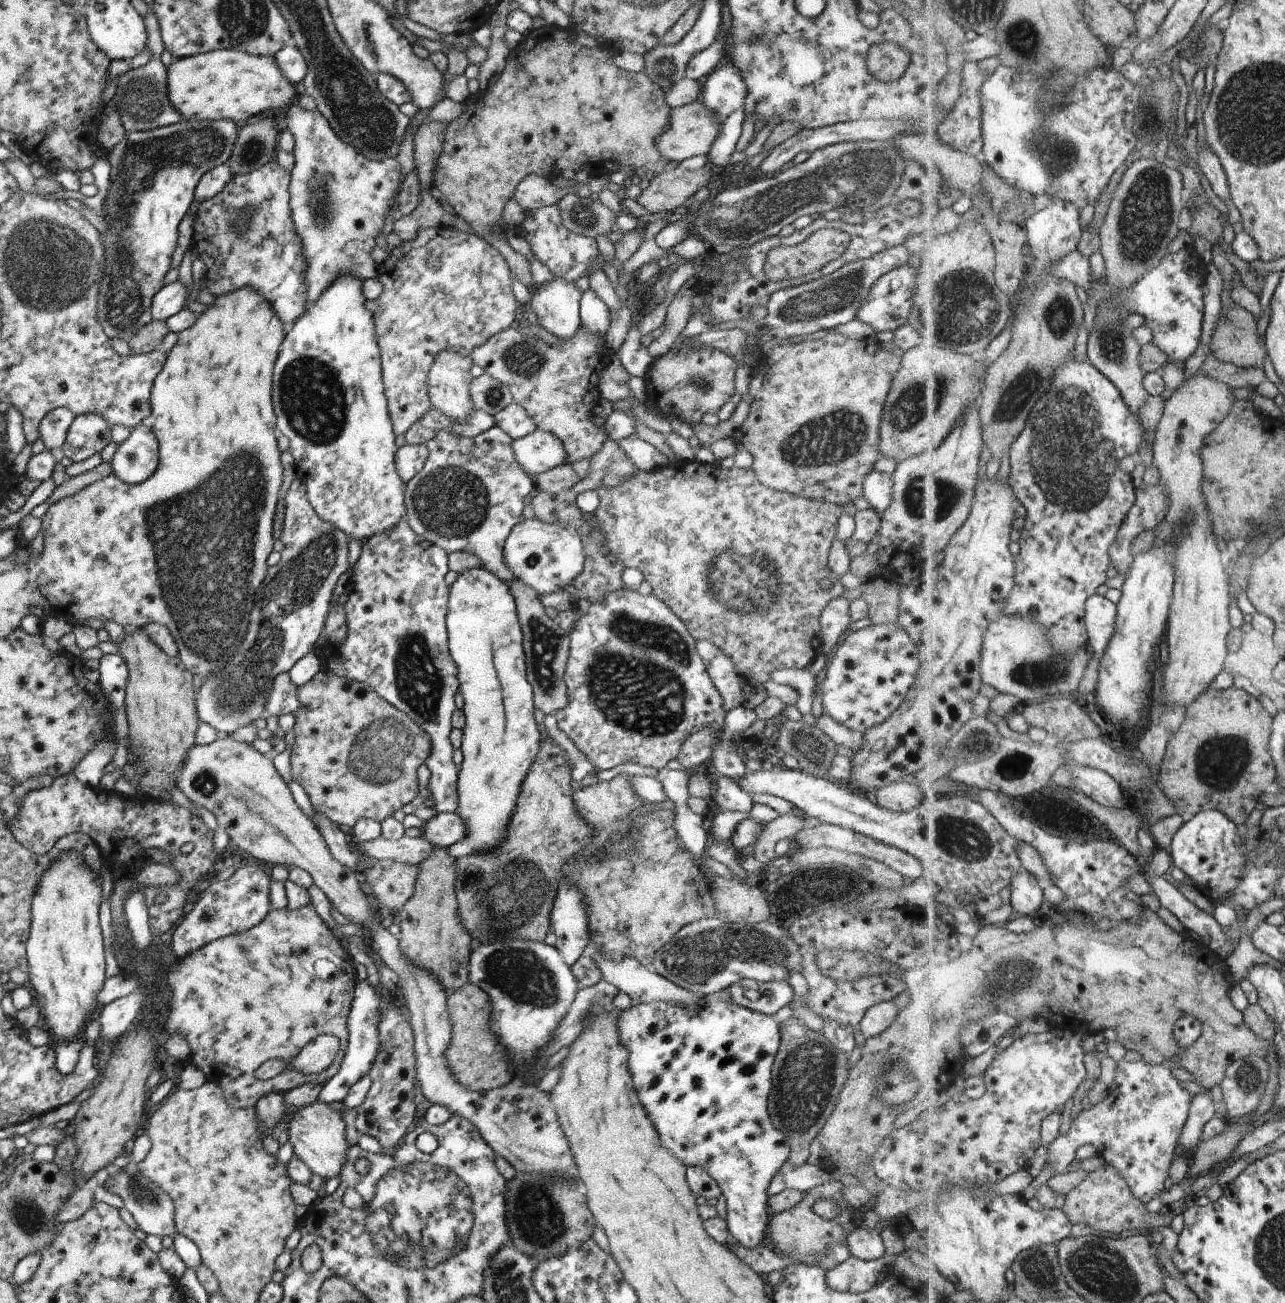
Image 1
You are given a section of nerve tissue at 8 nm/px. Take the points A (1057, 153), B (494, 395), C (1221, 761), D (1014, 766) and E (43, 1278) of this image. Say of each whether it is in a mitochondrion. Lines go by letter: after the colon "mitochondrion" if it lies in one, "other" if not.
A: mitochondrion
B: mitochondrion
C: mitochondrion
D: mitochondrion
E: other

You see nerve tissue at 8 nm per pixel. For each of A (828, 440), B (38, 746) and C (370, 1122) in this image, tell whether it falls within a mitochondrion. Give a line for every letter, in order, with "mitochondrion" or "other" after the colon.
A: mitochondrion
B: other
C: other

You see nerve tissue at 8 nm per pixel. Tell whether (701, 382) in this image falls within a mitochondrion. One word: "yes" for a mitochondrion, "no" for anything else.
yes

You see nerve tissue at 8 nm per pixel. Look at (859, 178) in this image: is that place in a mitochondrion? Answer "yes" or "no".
yes

